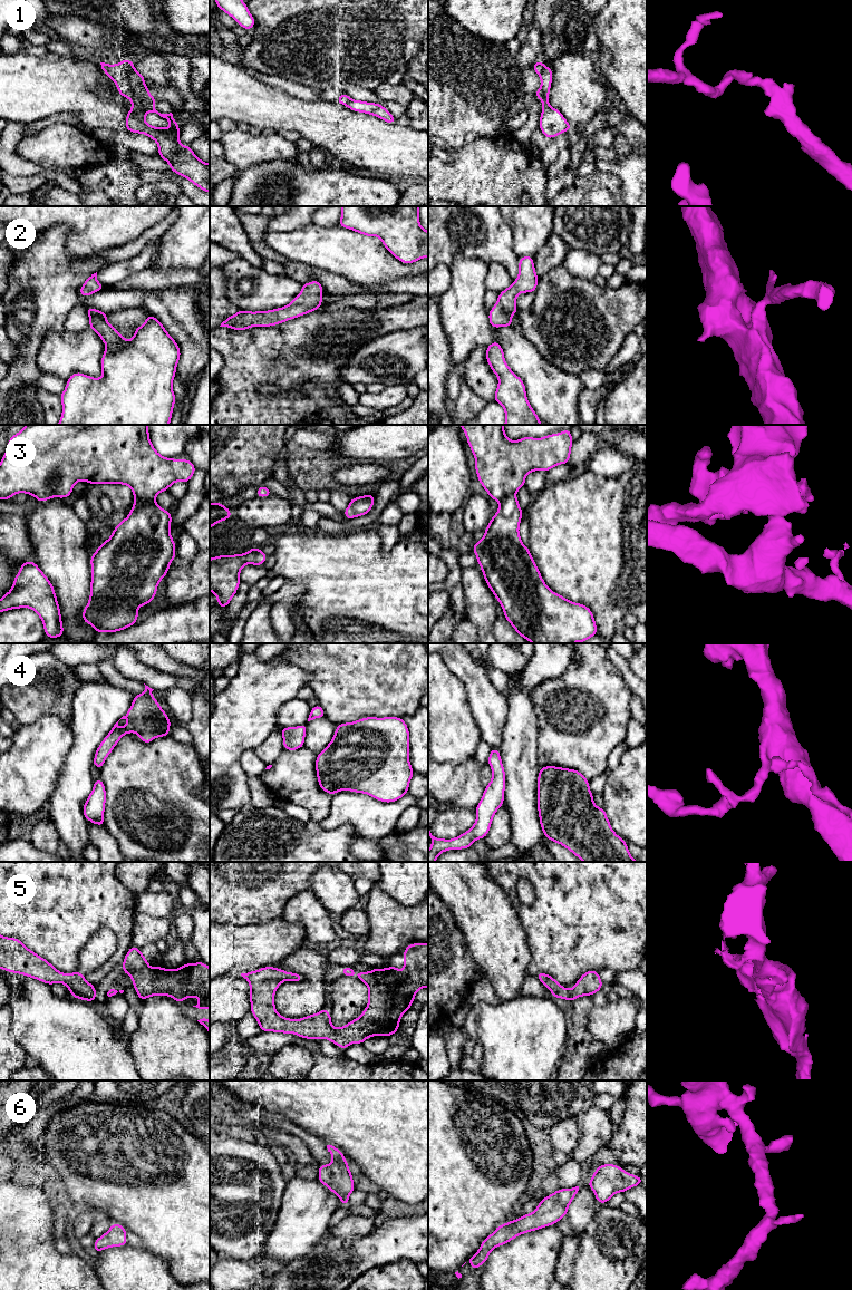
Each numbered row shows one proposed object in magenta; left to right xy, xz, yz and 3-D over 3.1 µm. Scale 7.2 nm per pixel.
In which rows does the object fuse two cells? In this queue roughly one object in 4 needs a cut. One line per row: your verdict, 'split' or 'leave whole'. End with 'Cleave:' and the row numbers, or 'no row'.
1: split
2: leave whole
3: split
4: leave whole
5: leave whole
6: leave whole
Cleave: 1, 3

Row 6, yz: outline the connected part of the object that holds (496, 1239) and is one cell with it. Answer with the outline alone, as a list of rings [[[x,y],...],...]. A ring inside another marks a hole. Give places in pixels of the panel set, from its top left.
[[[575,1186],[575,1187],[572,1187],[572,1189],[560,1189],[560,1190],[555,1191],[555,1192],[553,1192],[552,1194],[548,1195],[548,1196],[544,1197],[543,1200],[541,1200],[540,1203],[539,1203],[539,1205],[536,1206],[536,1209],[535,1209],[532,1213],[530,1213],[530,1214],[524,1214],[524,1215],[522,1215],[521,1218],[519,1218],[519,1219],[516,1219],[516,1220],[509,1221],[507,1223],[504,1223],[504,1224],[500,1224],[500,1225],[495,1229],[495,1231],[494,1231],[492,1234],[490,1234],[486,1239],[484,1239],[484,1240],[482,1241],[478,1251],[477,1251],[473,1257],[471,1257],[466,1262],[468,1262],[468,1263],[472,1265],[473,1270],[476,1270],[476,1269],[480,1268],[480,1265],[481,1265],[482,1263],[486,1263],[487,1258],[488,1258],[488,1254],[490,1254],[496,1247],[501,1247],[501,1245],[503,1245],[503,1244],[506,1244],[507,1242],[512,1241],[513,1239],[515,1239],[516,1236],[519,1236],[519,1235],[521,1235],[521,1234],[524,1234],[524,1233],[527,1233],[527,1232],[532,1232],[532,1231],[535,1231],[535,1230],[540,1230],[540,1229],[545,1228],[545,1226],[549,1226],[549,1225],[556,1224],[559,1220],[561,1220],[562,1218],[567,1216],[567,1212],[568,1212],[569,1205],[570,1205],[570,1203],[573,1201],[573,1199],[575,1197],[578,1191],[579,1191],[579,1186]],[[465,1262],[465,1263],[466,1263],[466,1262]],[[464,1263],[464,1264],[465,1264],[465,1263]],[[463,1264],[463,1265],[464,1265],[464,1264]],[[462,1265],[462,1267],[463,1267],[463,1265]]]

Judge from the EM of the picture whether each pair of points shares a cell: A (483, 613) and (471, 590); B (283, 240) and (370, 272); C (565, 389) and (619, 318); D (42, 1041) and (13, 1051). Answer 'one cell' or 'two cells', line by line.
A: one cell
B: one cell
C: two cells
D: two cells

